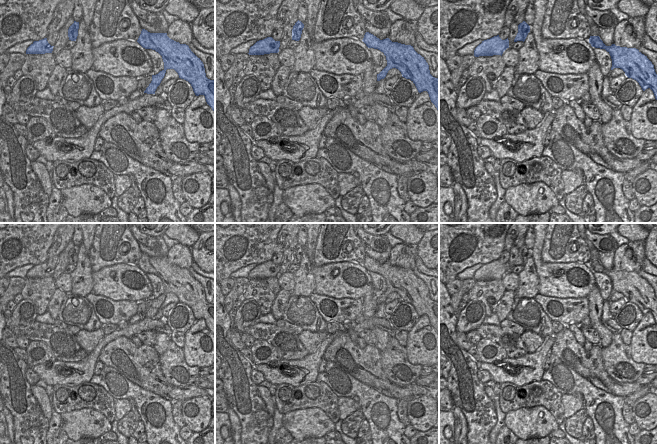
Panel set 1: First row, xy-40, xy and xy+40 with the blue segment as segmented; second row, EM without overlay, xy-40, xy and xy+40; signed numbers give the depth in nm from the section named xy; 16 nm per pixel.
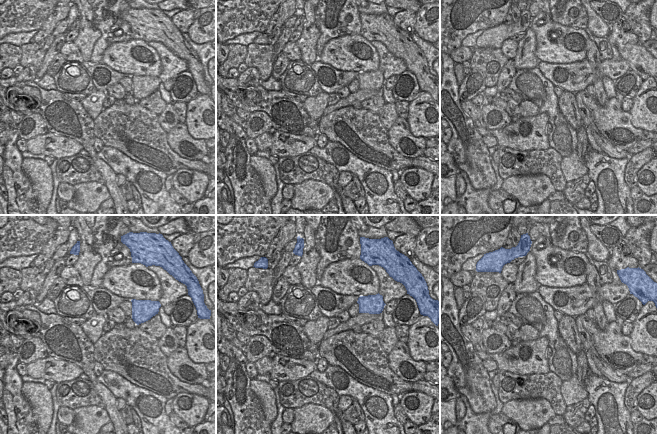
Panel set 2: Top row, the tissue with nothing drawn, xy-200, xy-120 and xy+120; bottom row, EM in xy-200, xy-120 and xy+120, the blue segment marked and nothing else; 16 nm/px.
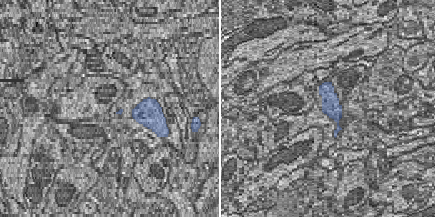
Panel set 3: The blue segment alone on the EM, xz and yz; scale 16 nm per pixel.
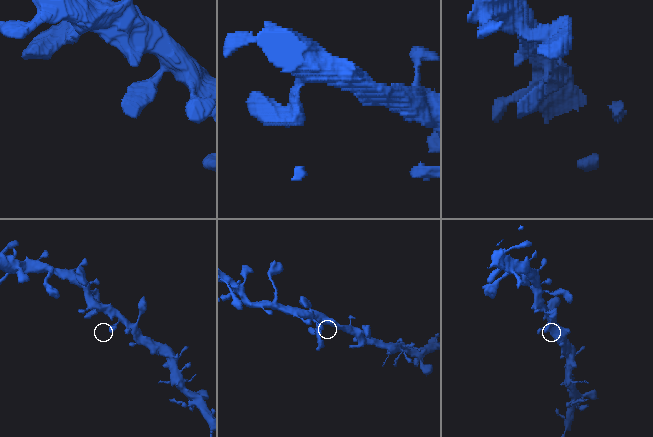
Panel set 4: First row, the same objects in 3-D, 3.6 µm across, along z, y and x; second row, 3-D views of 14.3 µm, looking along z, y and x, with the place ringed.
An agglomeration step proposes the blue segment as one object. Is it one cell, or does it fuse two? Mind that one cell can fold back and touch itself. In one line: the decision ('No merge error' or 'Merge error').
No merge error.

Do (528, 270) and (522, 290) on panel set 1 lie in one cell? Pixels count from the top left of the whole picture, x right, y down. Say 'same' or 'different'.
same

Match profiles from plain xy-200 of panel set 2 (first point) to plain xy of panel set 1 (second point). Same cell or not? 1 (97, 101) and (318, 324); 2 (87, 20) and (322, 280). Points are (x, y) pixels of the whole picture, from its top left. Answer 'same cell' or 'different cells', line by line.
1: different cells
2: different cells

